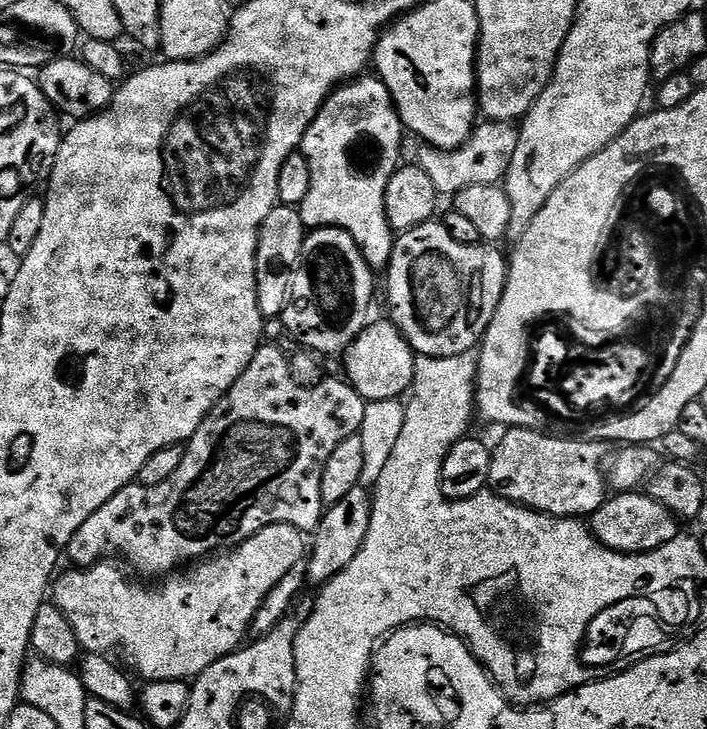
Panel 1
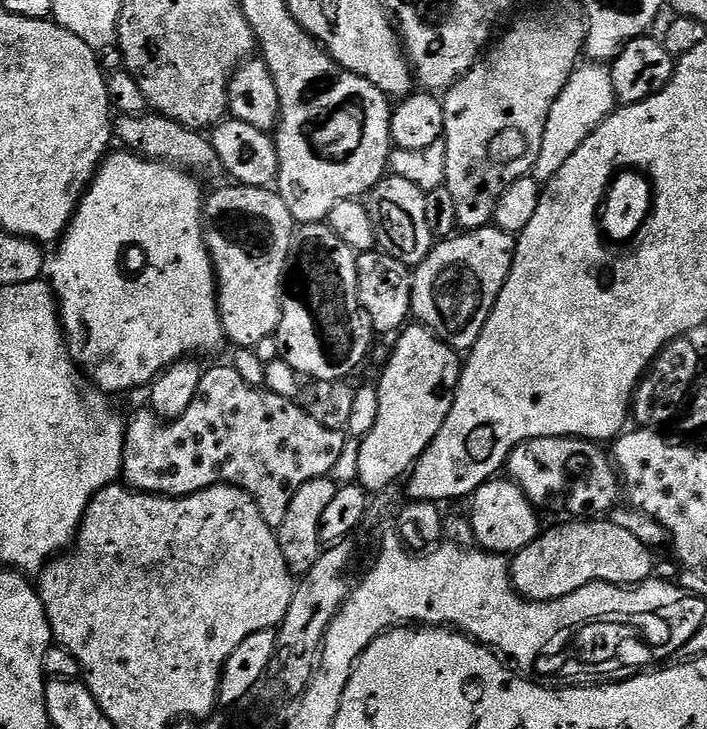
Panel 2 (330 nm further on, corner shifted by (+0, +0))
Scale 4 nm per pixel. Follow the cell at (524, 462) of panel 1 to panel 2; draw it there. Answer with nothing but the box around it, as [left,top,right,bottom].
[470,478,542,557]

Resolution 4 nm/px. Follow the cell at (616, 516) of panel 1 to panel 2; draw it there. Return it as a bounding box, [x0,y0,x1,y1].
[511,518,653,600]

